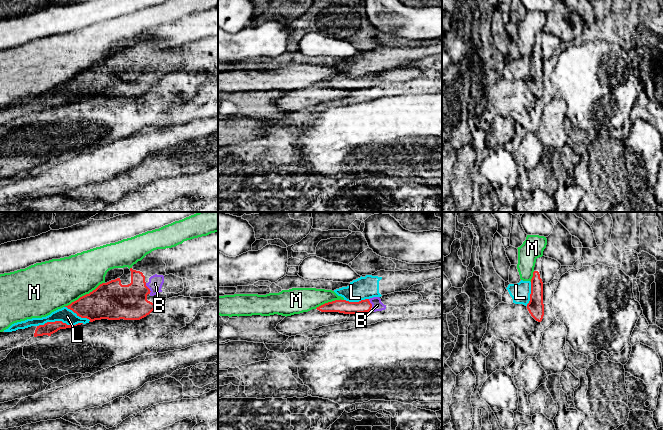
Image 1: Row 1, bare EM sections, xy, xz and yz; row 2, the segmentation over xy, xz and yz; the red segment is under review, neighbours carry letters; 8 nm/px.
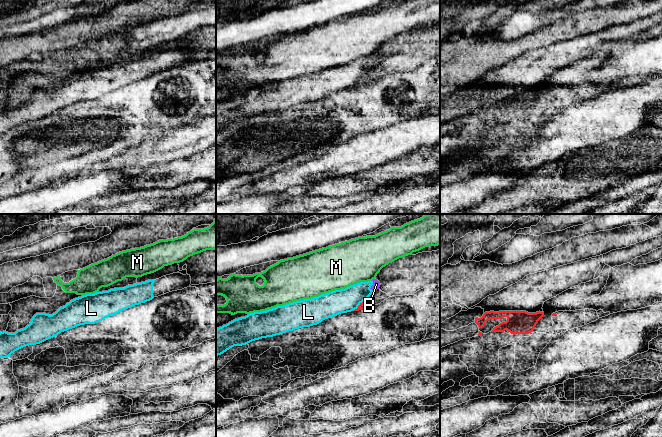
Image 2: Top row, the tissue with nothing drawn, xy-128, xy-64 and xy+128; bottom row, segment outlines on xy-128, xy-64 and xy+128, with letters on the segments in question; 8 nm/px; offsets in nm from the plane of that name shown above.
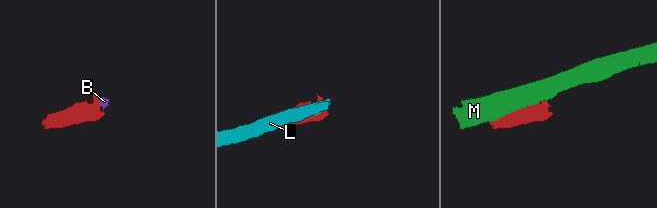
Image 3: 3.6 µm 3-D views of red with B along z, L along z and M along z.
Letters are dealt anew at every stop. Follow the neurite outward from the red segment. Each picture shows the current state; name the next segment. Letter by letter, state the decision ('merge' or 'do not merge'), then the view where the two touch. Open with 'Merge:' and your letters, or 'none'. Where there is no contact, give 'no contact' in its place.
Merge: B
B: merge | xy
L: do not merge | xy
M: do not merge | xy

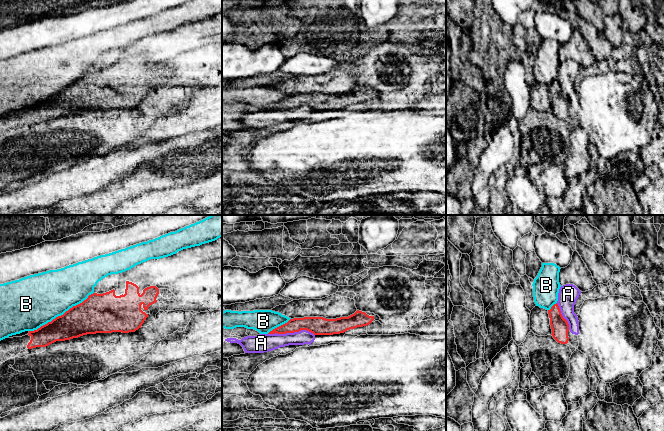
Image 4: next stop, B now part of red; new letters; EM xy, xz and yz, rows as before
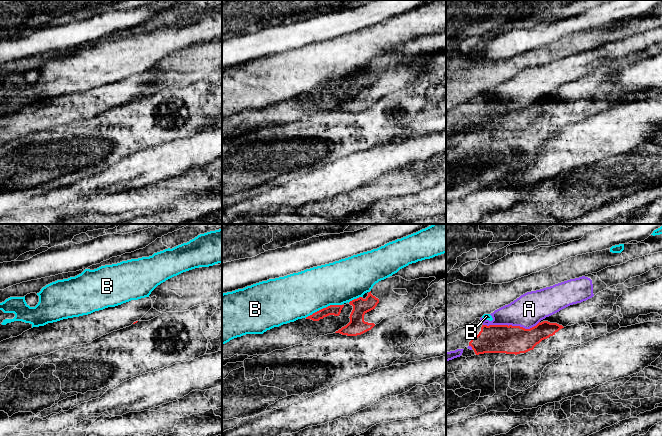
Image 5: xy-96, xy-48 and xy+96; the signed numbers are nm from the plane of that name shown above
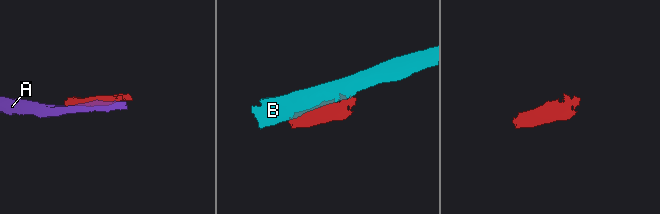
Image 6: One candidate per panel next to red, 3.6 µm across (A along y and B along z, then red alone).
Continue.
Merge: none
A: do not merge | xz
B: do not merge | xy

